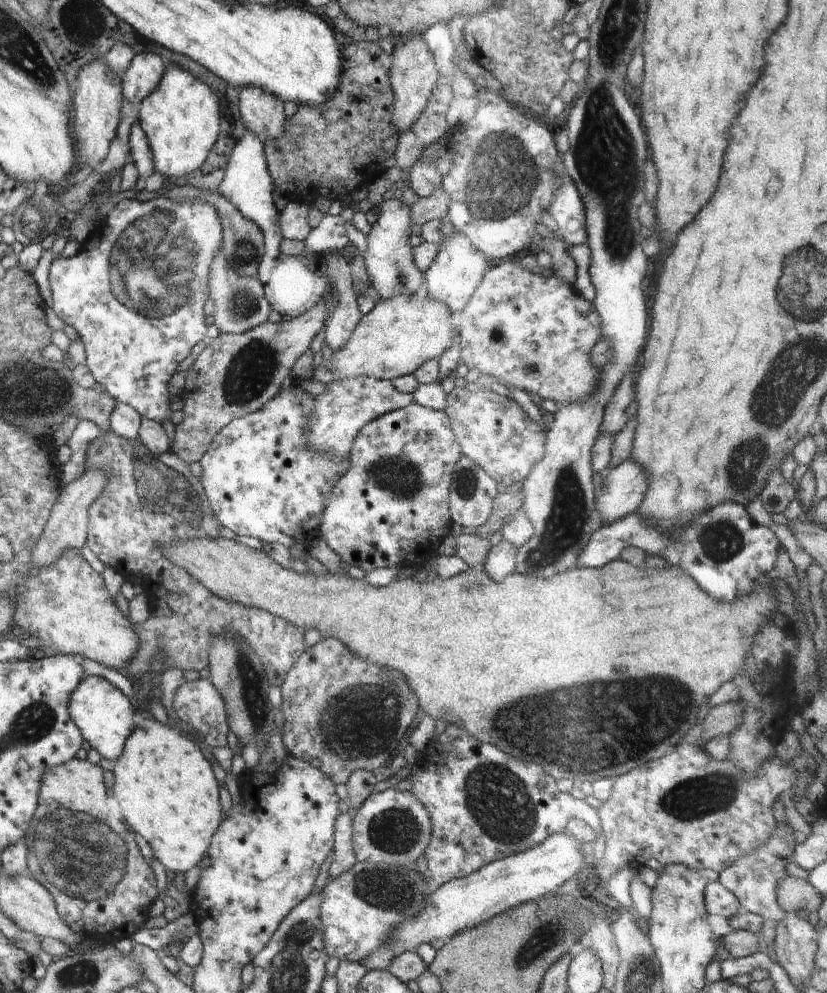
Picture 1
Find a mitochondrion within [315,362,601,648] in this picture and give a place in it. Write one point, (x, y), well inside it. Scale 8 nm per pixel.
(564, 529)

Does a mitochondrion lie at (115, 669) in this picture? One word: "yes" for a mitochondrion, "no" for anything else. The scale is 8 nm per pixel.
no

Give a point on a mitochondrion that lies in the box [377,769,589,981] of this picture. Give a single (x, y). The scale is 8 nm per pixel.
(543, 939)

